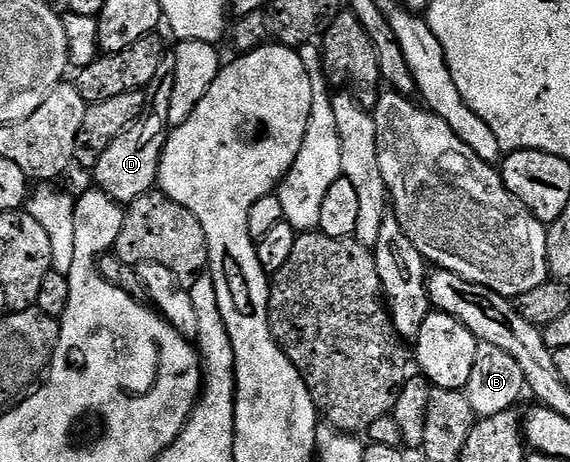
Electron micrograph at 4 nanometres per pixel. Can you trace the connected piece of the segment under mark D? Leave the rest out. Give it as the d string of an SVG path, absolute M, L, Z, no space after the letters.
M167 54L155 73L155 78L151 78L149 83L147 110L141 113L141 117L127 131L119 134L119 138L115 138L107 150L103 150L103 158L99 158L99 162L91 169L91 176L97 183L94 185L122 206L128 206L135 198L154 191L165 140L171 131L167 110L171 106L171 90L174 87L175 58Z

